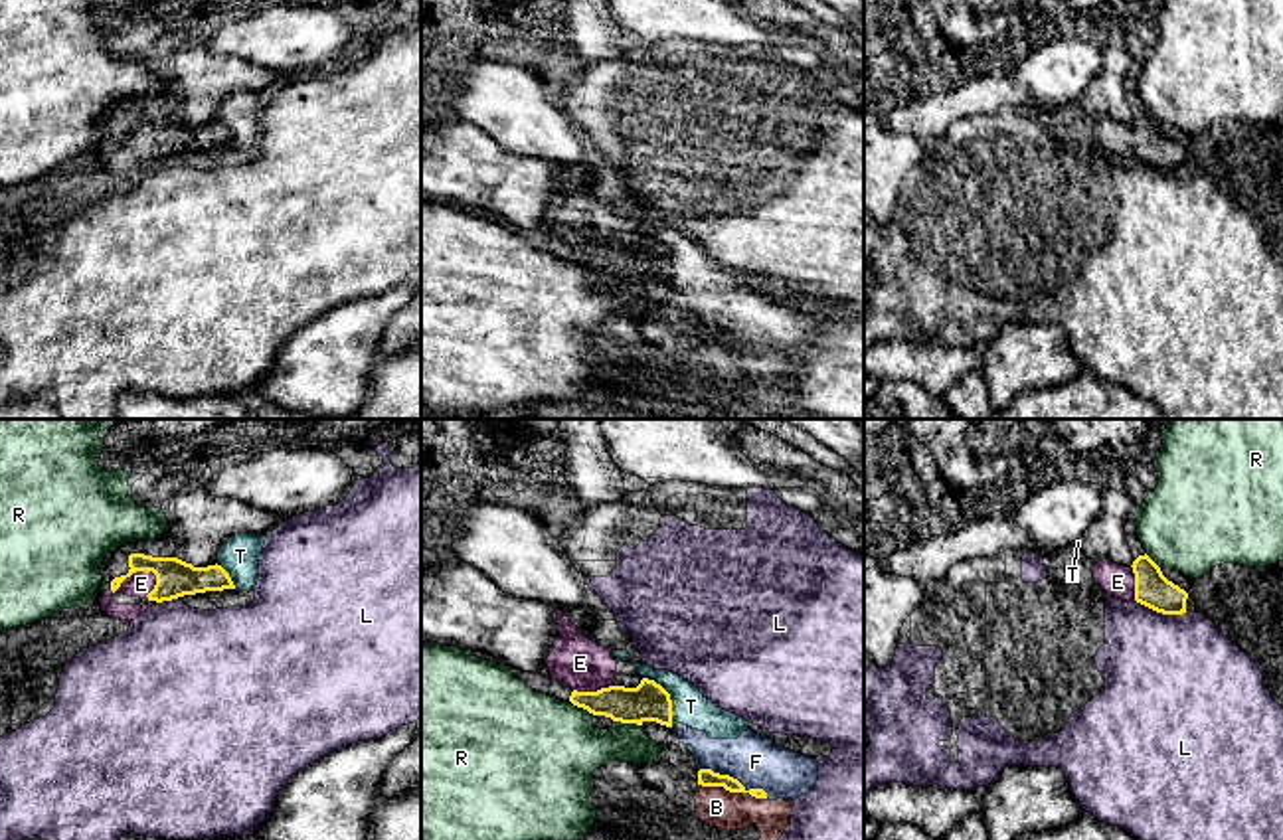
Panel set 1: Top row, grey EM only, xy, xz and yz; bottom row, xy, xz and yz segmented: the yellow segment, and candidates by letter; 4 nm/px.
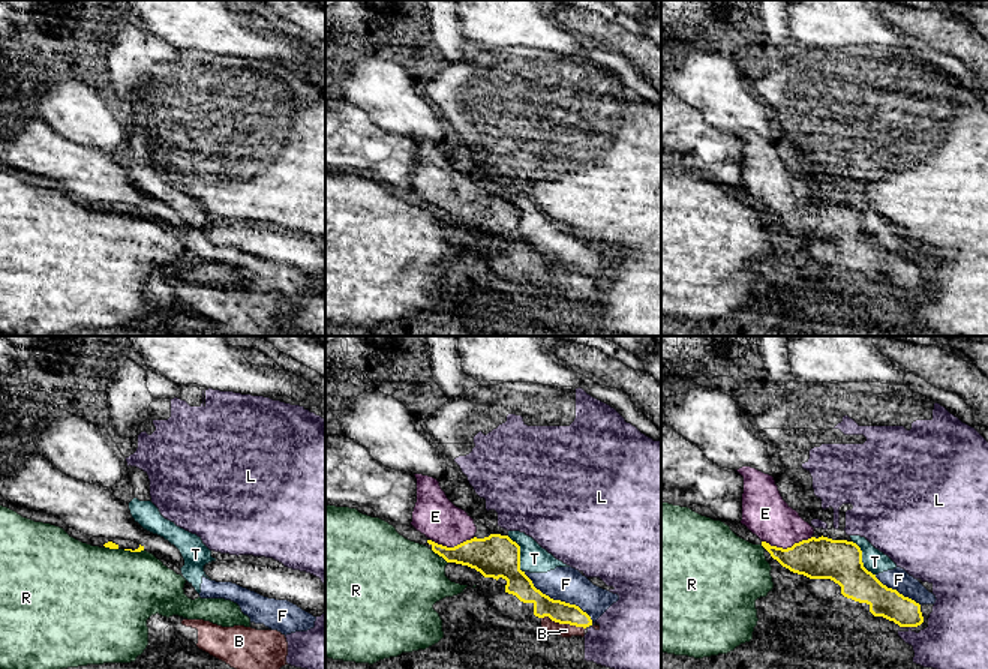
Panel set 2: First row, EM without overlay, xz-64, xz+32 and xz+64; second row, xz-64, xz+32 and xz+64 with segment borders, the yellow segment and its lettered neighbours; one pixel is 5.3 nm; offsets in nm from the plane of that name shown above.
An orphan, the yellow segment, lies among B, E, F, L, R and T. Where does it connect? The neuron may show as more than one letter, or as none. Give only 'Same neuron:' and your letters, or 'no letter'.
Same neuron: B, E

